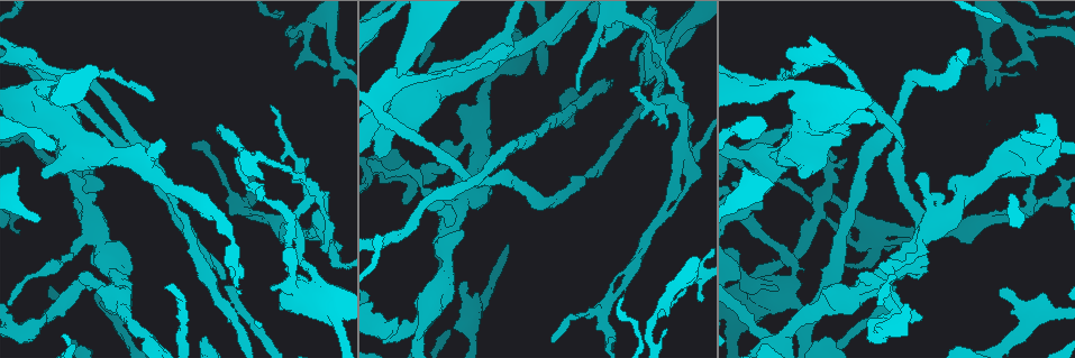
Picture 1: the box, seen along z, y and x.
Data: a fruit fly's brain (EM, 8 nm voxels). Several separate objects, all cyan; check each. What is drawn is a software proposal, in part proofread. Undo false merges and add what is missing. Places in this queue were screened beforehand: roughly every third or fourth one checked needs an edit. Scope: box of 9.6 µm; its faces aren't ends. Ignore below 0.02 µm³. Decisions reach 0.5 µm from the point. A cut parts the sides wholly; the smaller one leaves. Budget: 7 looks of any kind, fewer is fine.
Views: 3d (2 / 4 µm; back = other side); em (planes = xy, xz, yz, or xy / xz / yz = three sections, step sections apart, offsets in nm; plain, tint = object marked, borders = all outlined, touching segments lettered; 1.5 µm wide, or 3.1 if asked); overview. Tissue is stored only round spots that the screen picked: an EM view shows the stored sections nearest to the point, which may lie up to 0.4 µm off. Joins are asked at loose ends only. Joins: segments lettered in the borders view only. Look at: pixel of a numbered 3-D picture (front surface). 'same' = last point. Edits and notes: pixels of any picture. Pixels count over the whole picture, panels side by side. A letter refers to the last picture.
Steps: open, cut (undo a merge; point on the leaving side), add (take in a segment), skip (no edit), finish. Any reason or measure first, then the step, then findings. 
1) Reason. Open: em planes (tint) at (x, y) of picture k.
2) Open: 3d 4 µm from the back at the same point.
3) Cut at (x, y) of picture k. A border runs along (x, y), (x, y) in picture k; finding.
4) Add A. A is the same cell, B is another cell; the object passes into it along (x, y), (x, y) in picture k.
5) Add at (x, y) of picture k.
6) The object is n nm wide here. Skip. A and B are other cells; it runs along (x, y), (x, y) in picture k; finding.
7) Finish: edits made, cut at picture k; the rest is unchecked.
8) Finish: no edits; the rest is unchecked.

Branch point. Open: em planes (tint) at (619, 27) of picture 1.

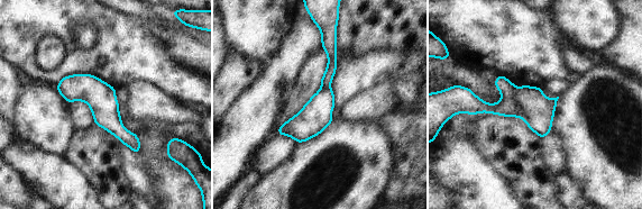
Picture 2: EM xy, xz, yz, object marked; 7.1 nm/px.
Open: em planes (borders) at the same point.

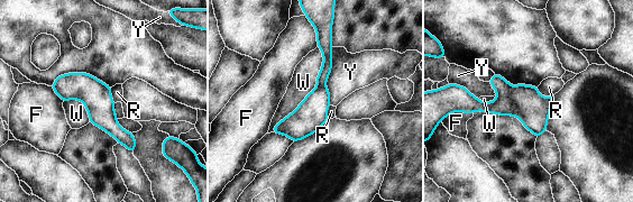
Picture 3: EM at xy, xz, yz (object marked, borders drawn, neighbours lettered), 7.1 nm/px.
The object is 220 nm wide here. Skip. F, R, W and Y are other cells; a border runs along (318, 46), (317, 85), (272, 131) in picture 3; all the same cell.

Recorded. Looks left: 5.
Branch stops here. Open: 3d 2 µm at (151, 99) of picture 1.

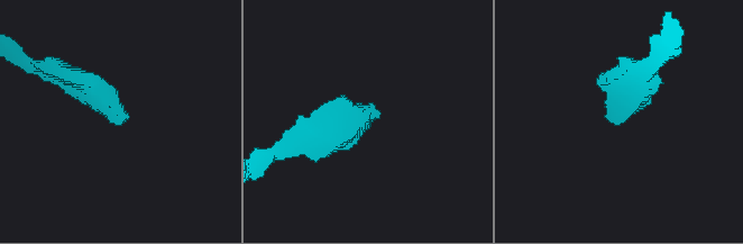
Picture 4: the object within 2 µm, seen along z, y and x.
Open: em xz step 4 (borders) at (374, 119) of picture 4.

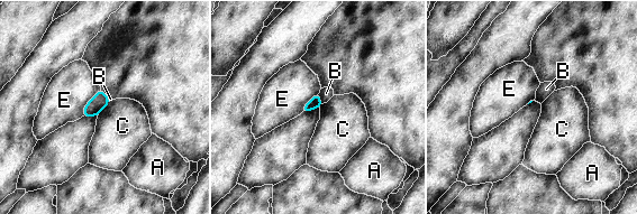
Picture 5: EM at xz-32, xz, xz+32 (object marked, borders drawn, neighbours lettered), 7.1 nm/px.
Skip. A, B, C and E are other cells; a border runs along (110, 101), (99, 114) in picture 5; no lettered segment goes on from it.

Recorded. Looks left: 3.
An open end. Open: 3d 4 µm at (294, 70) of picture 1.

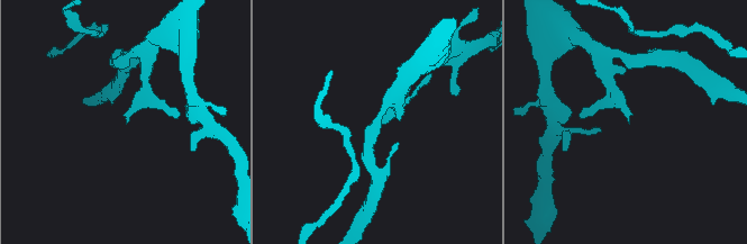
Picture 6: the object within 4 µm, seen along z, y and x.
Open: em planes (borders) at (127, 120) of picture 6.

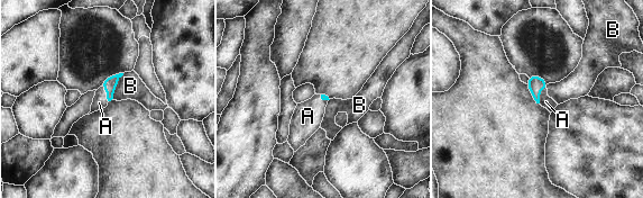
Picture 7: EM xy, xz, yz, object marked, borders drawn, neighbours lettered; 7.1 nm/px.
Add A. A is the same cell, B is another cell; the object passes into it along (110, 83), (107, 96), (99, 102) in picture 7; it goes on there.

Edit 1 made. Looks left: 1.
Finish: edits made, add at picture 7; the rest is unchecked.

